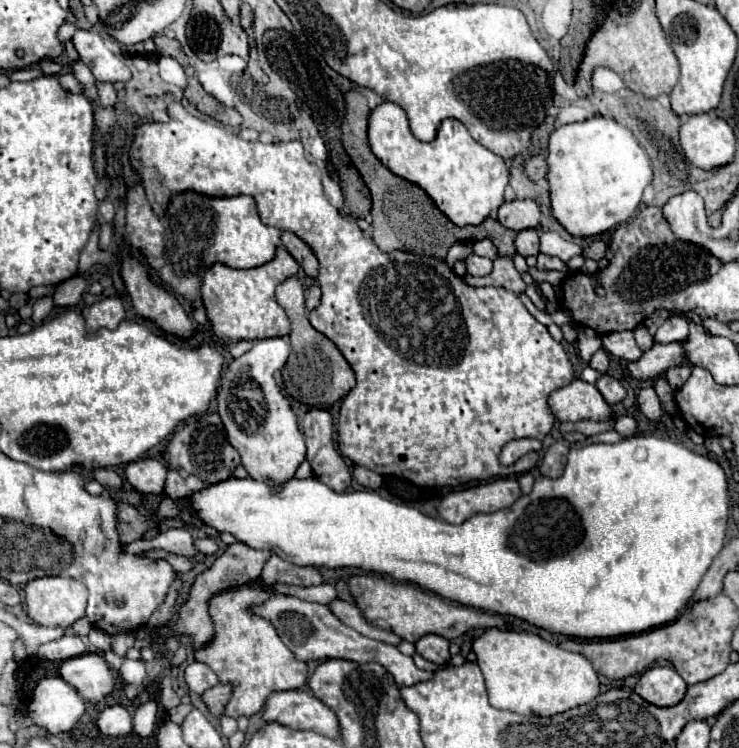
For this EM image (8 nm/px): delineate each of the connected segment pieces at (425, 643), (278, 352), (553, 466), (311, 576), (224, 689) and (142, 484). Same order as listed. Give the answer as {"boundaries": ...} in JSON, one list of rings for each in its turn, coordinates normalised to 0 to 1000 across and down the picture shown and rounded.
{"boundaries":[[[[590,848],[571,850],[563,858],[563,872],[574,882],[587,885],[587,888],[609,888],[609,882],[612,882],[609,869],[606,869],[606,856],[598,850],[590,850]]],[[[384,452],[346,455],[338,471],[319,479],[306,492],[295,524],[295,553],[303,564],[309,591],[325,604],[327,623],[338,639],[365,644],[371,655],[398,639],[401,626],[414,612],[411,580],[403,575],[401,556],[368,505],[368,497],[384,489],[390,473],[392,460]]],[[[763,588],[752,591],[747,596],[747,604],[744,604],[744,599],[739,602],[733,620],[731,620],[731,631],[742,639],[755,639],[760,634],[763,620],[766,620],[766,607],[769,607],[769,594]]],[[[373,741],[365,743],[352,773],[357,775],[357,781],[384,778],[384,781],[398,781],[398,783],[430,783],[438,778],[436,767],[428,759],[398,757]]],[[[292,914],[290,920],[284,920],[284,922],[279,922],[273,928],[273,936],[281,941],[287,955],[300,955],[303,952],[303,941],[309,939],[311,928],[314,928],[314,920],[309,914]]],[[[208,612],[184,615],[171,623],[168,639],[189,660],[217,660],[225,642],[225,623]]]]}

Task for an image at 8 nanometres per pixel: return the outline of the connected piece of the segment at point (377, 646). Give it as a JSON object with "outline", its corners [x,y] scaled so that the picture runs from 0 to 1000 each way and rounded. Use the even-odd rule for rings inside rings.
{"outline":[[[368,794],[360,805],[336,813],[338,821],[349,821],[355,826],[360,826],[376,845],[379,856],[398,872],[398,877],[409,885],[425,885],[425,882],[447,882],[447,880],[465,880],[465,882],[476,882],[476,885],[512,885],[517,888],[536,909],[539,917],[552,917],[552,914],[566,914],[574,909],[582,909],[587,904],[587,898],[576,898],[563,893],[560,882],[555,877],[547,877],[539,872],[536,864],[512,858],[512,856],[501,856],[490,848],[484,848],[482,842],[476,842],[474,837],[463,834],[444,810],[438,807],[425,807],[425,805],[414,805],[406,799],[395,799],[395,797],[384,797],[384,794]]]}

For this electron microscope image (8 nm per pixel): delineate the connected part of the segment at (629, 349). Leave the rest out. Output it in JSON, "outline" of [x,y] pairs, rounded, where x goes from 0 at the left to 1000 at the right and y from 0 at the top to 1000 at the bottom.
{"outline":[[[850,441],[823,447],[823,455],[817,452],[817,463],[823,465],[823,471],[839,471],[839,476],[853,484],[861,484],[869,476],[869,468],[858,457],[858,447]]]}

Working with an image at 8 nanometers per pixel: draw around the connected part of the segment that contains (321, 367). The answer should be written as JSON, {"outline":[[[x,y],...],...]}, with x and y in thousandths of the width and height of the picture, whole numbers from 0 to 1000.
{"outline":[[[392,369],[384,377],[379,377],[373,385],[373,398],[395,430],[395,444],[392,444],[395,473],[387,489],[382,492],[387,527],[417,543],[444,543],[444,540],[463,535],[482,513],[479,495],[474,492],[463,471],[455,465],[455,460],[419,436],[414,425],[417,414],[411,409],[411,388],[409,388],[406,374]]]}

